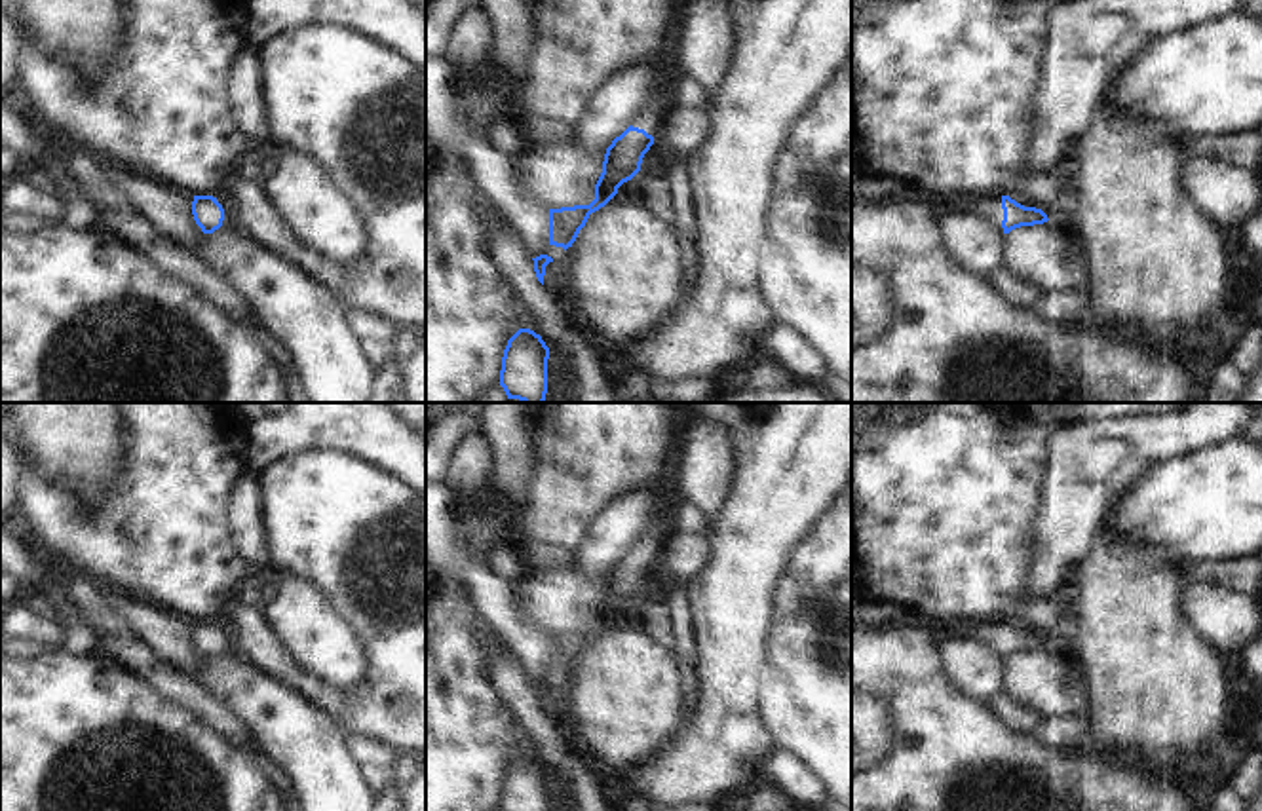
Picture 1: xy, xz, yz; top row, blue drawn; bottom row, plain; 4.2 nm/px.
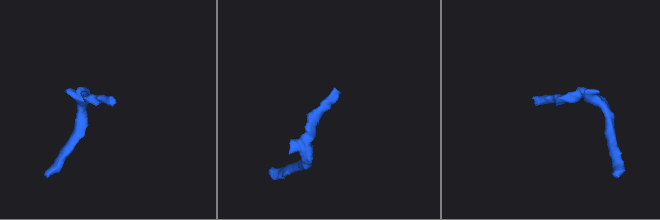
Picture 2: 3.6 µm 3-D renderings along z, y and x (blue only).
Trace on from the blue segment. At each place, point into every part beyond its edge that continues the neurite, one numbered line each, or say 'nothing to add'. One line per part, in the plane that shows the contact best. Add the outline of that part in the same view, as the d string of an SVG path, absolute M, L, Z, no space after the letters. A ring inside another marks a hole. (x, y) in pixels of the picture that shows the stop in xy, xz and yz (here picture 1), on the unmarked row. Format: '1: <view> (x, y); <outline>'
1: yz (989, 635); M996 621L992 625L981 623L981 627L973 631L969 636L975 642L990 648L998 655L1004 655L1002 653L1002 646L1004 646L1002 621Z

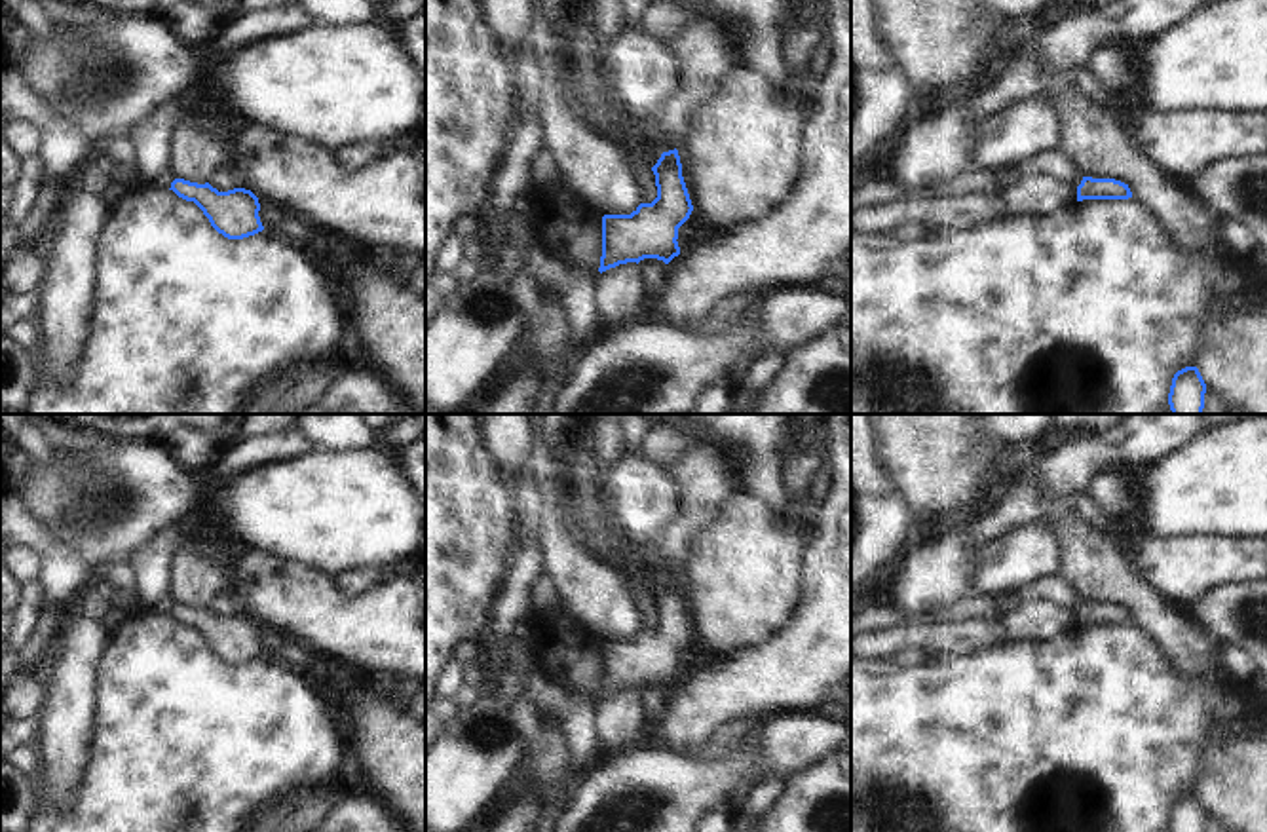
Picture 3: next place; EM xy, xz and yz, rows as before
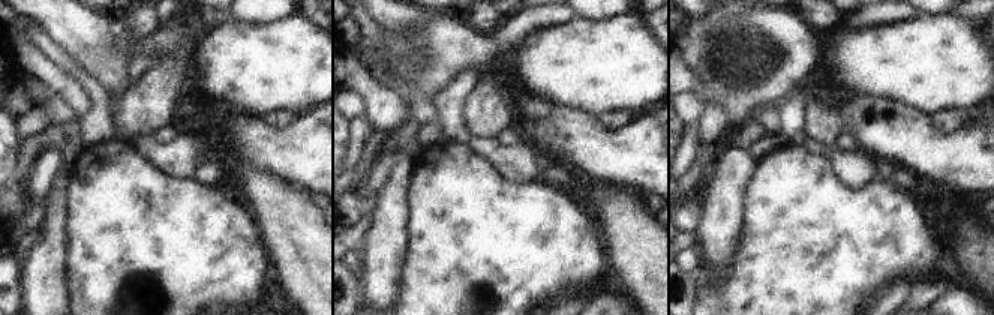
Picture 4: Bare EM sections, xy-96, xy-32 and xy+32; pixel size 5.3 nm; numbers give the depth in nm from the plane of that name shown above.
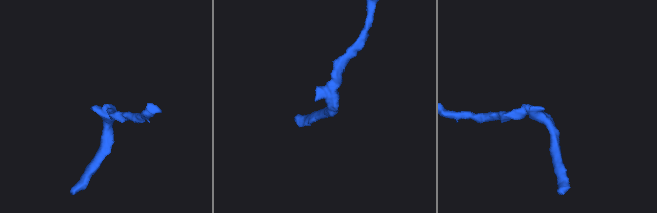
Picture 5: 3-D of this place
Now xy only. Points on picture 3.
nothing to add

